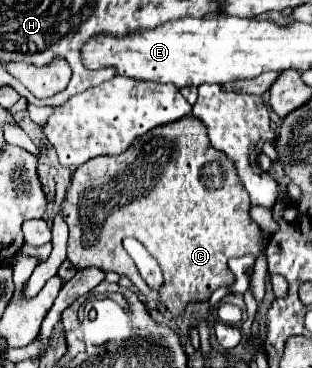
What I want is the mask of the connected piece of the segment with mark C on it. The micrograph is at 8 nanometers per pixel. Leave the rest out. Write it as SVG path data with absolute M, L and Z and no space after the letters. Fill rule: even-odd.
M187 115L181 121L155 127L149 133L137 137L133 145L117 157L93 157L89 163L75 169L71 187L67 189L63 201L63 219L69 225L67 259L75 269L99 267L103 271L127 275L137 287L137 269L123 269L121 257L121 253L125 253L121 241L125 237L135 237L159 261L165 277L165 283L159 289L159 297L155 297L155 291L151 289L141 291L147 297L149 313L157 313L157 307L165 305L171 315L179 317L185 313L185 307L189 303L209 301L211 293L217 287L229 287L235 283L235 275L227 267L227 261L231 257L243 257L245 253L253 257L265 255L265 237L261 227L249 217L249 205L249 195L245 193L245 189L241 189L233 163L209 145L201 121L197 121L193 115ZM215 161L217 169L207 169L207 165Z

